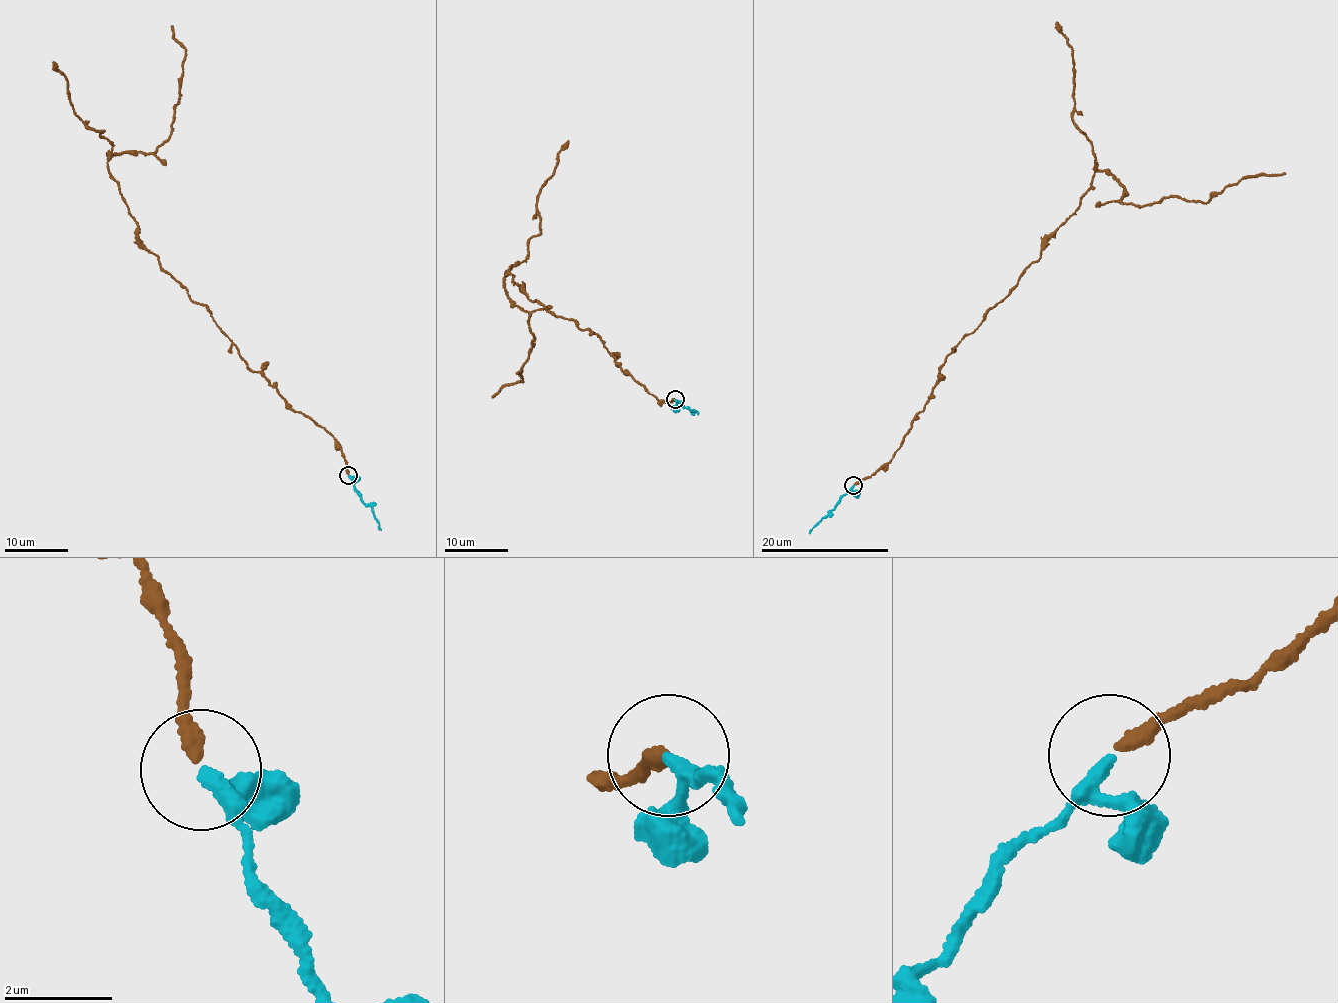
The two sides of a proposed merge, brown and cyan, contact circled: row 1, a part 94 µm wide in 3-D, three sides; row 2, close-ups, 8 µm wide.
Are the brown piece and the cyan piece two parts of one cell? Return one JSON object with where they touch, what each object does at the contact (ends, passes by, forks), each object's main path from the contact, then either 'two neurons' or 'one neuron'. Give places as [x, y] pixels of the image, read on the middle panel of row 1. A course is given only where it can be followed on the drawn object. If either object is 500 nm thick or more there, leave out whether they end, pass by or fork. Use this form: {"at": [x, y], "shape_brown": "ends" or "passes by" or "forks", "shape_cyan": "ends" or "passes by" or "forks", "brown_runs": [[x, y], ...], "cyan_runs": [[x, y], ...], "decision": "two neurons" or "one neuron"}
{"at": [675, 399], "shape_brown": "ends", "shape_cyan": "passes by", "brown_runs": [[674, 398], [647, 393], [599, 335], [527, 298], [511, 265], [505, 292], [534, 340], [523, 380], [493, 397]], "cyan_runs": [[675, 399], [698, 414]], "decision": "one neuron"}

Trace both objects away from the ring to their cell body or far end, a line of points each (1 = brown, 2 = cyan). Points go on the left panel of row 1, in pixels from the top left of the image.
1: (347, 475), (334, 439), (160, 266), (109, 171), (110, 154), (152, 153), (173, 131), (186, 59), (172, 26)
2: (348, 475), (363, 504), (371, 507), (381, 530)

